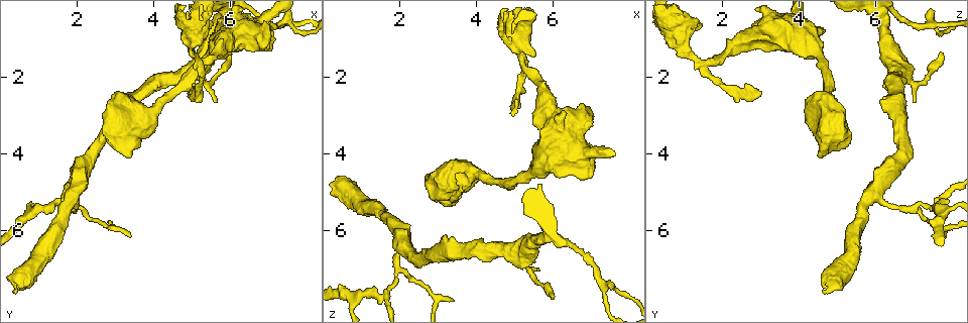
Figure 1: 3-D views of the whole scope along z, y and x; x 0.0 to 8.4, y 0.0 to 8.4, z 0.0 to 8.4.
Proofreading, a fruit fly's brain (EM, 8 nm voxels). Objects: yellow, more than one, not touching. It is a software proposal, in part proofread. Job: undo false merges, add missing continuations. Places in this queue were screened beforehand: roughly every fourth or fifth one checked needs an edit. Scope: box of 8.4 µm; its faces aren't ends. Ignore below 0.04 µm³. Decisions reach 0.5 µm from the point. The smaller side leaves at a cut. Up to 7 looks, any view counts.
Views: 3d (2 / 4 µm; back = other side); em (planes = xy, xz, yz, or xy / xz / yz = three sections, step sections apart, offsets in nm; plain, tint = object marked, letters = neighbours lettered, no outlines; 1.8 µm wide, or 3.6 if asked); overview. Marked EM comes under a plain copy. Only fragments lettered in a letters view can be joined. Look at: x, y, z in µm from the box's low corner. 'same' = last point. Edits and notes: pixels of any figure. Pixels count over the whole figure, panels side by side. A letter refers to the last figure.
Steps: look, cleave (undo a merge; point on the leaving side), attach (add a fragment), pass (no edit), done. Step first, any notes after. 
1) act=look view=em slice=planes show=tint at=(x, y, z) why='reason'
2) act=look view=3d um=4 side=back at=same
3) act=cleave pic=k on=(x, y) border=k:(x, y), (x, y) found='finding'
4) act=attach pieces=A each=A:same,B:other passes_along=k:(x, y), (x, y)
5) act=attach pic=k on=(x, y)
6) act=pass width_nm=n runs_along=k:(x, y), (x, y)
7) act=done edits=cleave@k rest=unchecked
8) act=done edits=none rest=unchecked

act=look view=3d um=4 at=(5.60, 1.30, 4.40) why='thick turns thin'

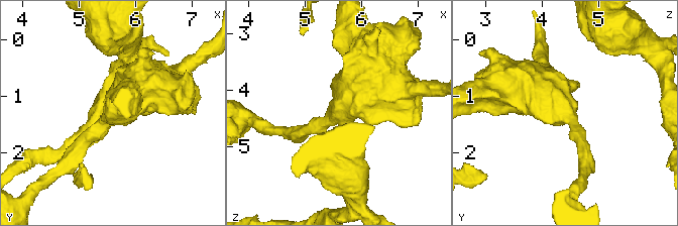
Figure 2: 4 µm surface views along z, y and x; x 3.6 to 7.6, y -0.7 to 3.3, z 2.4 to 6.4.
act=look view=em slice=planes show=letters at=(5.65, 1.25, 4.35) why='now the EM'

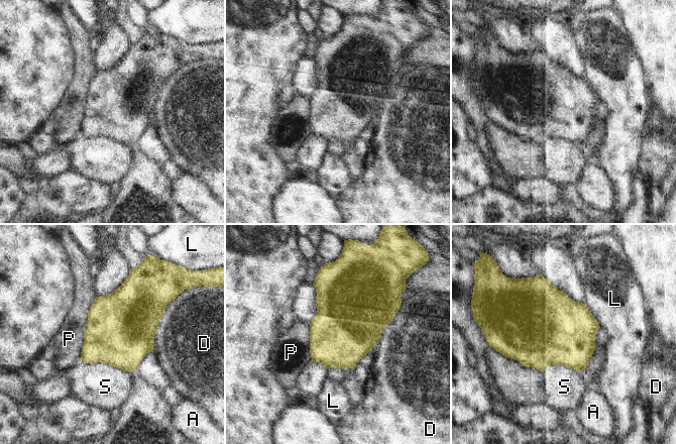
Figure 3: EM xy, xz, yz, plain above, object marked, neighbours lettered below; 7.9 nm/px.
act=pass width_nm=550 each=A:other,D:other,L:other,P:other,S:other border=3:(80, 359), (105, 362), (130, 372) found='one neuron here'

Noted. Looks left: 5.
act=look view=3d um=2 at=(5.70, 2.65, 7.10) why='an open end'

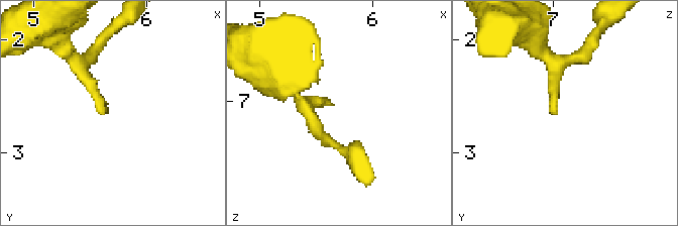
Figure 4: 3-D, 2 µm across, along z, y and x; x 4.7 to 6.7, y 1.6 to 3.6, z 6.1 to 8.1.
act=look view=em slice=xz step=8 show=letters at=(5.64, 2.68, 7.04) why='now the EM'

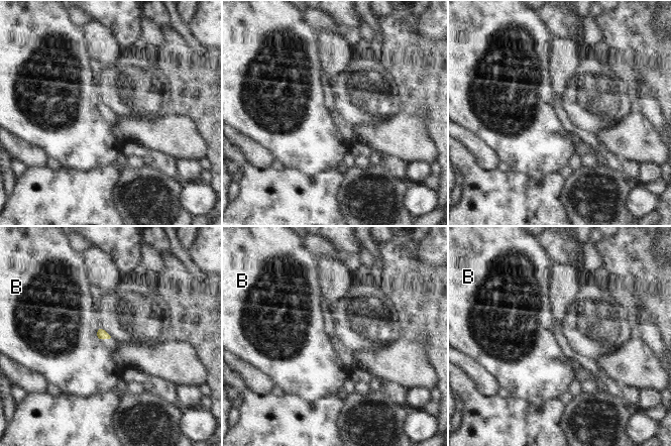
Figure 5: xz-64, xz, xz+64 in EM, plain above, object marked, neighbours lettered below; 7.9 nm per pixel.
act=look view=em slice=planes show=letters at=same why='another direction'

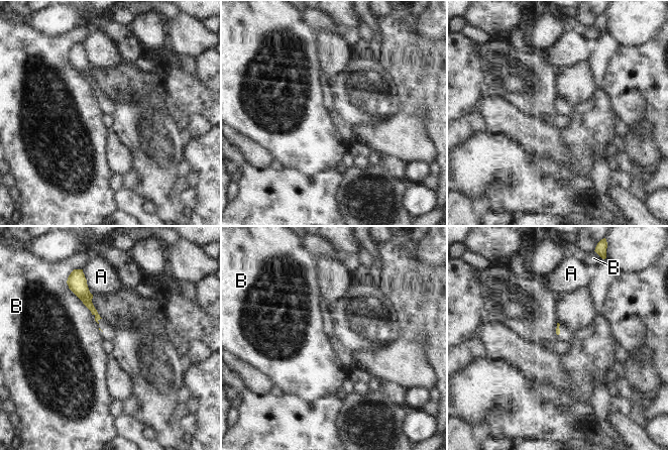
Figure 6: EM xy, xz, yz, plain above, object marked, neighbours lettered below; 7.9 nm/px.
act=pass each=A:other,B:other border=6:(67, 283), (70, 290), (92, 314) found='no lettered fragment goes on from it'

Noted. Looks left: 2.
act=look view=em um=3.6 slice=planes show=letters at=(3.85, 2.95, 4.50) why='abrupt turn'

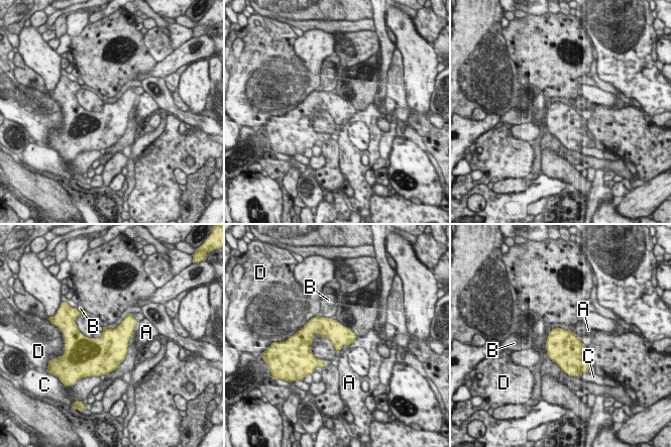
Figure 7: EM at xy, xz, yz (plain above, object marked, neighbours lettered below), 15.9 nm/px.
act=pass width_nm=340 each=A:other,B:other,C:other,D:other border=7:(356, 339), (348, 346) found='continuous, no second neuron'

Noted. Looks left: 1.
act=done edits=none rest=unchecked

